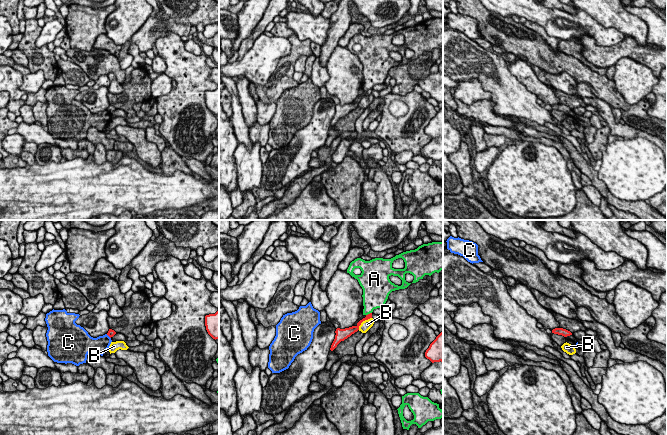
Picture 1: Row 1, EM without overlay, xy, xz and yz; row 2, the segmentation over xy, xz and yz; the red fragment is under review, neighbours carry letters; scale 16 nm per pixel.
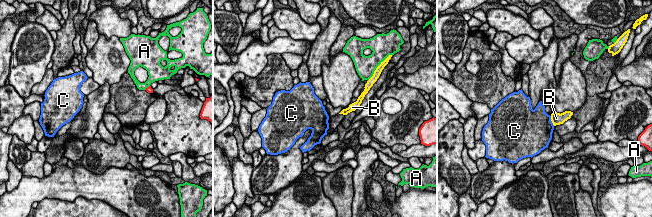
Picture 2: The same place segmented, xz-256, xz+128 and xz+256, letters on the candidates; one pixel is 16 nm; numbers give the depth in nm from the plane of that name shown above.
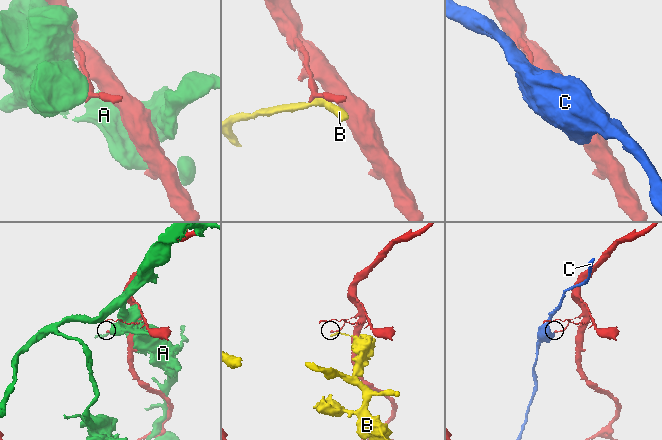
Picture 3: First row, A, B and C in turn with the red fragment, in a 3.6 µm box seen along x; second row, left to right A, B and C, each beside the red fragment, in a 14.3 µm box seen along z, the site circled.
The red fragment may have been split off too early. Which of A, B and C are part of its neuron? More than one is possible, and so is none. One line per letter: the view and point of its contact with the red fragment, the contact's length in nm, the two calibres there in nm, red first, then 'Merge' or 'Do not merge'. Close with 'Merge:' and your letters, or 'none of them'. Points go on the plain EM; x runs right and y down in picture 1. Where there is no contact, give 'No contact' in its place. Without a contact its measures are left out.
A: Touches red at xz (368, 90). Shared border 110 nm. Thickness 70 nm (red) against 320 nm. Do not merge
B: Touches red at xz (363, 96). Shared border 300 nm. Thickness 130 nm (red) against 160 nm. Do not merge
C: Touches red at xy (108, 111). Shared border 110 nm. Thickness 120 nm (red) against 260 nm. Do not merge
Merge: none of them

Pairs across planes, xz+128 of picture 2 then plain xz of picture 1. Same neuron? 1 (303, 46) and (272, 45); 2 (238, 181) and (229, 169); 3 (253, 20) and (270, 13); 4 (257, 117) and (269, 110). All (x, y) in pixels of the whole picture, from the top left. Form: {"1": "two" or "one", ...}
{"1": "one", "2": "two", "3": "one", "4": "one"}

